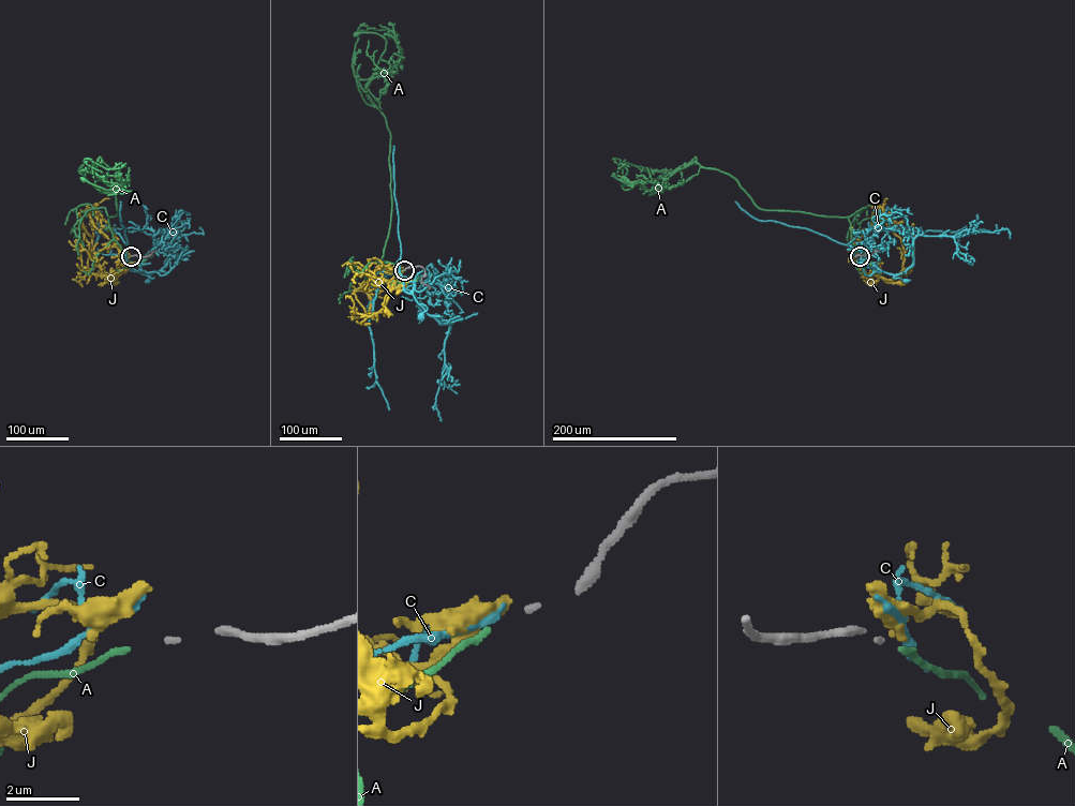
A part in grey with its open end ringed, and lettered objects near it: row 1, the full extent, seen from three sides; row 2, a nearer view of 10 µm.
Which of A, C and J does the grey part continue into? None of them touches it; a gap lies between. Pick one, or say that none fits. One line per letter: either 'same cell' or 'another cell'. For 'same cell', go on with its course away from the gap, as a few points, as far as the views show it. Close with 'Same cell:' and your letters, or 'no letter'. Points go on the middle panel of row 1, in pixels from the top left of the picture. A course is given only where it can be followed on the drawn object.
A: same cell; course (403, 270), (382, 260), (391, 214), (390, 135), (367, 90), (383, 74), (377, 64), (386, 41), (356, 34)
C: another cell
J: another cell
Same cell: A

